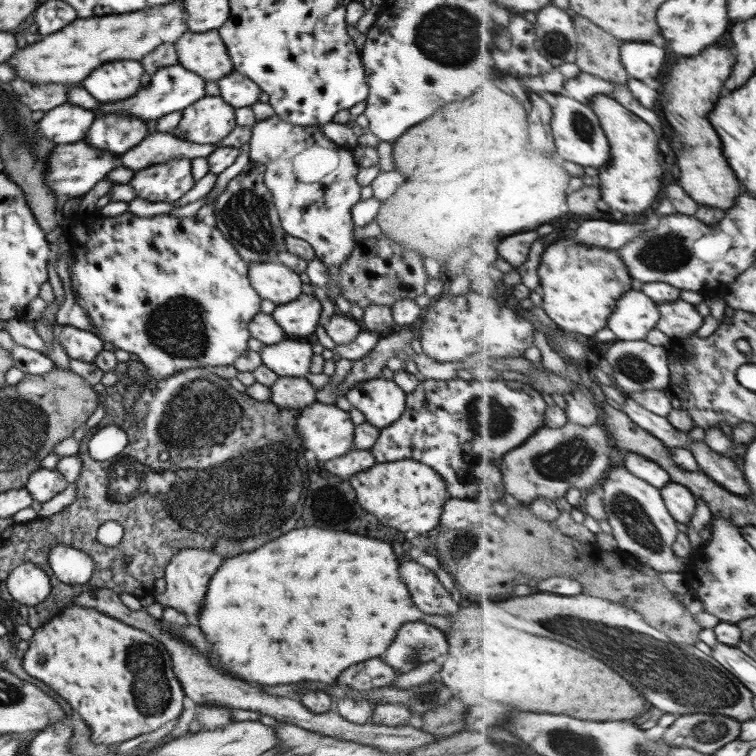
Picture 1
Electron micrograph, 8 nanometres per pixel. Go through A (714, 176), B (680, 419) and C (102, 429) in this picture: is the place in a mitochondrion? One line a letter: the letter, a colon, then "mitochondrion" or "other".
A: other
B: other
C: other

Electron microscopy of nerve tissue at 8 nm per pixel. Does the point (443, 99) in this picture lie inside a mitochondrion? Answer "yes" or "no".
no

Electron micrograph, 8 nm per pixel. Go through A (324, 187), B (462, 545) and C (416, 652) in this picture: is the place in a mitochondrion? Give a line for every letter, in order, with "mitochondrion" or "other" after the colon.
A: other
B: mitochondrion
C: mitochondrion

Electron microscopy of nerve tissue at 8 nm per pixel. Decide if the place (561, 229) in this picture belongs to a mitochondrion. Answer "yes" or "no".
no

